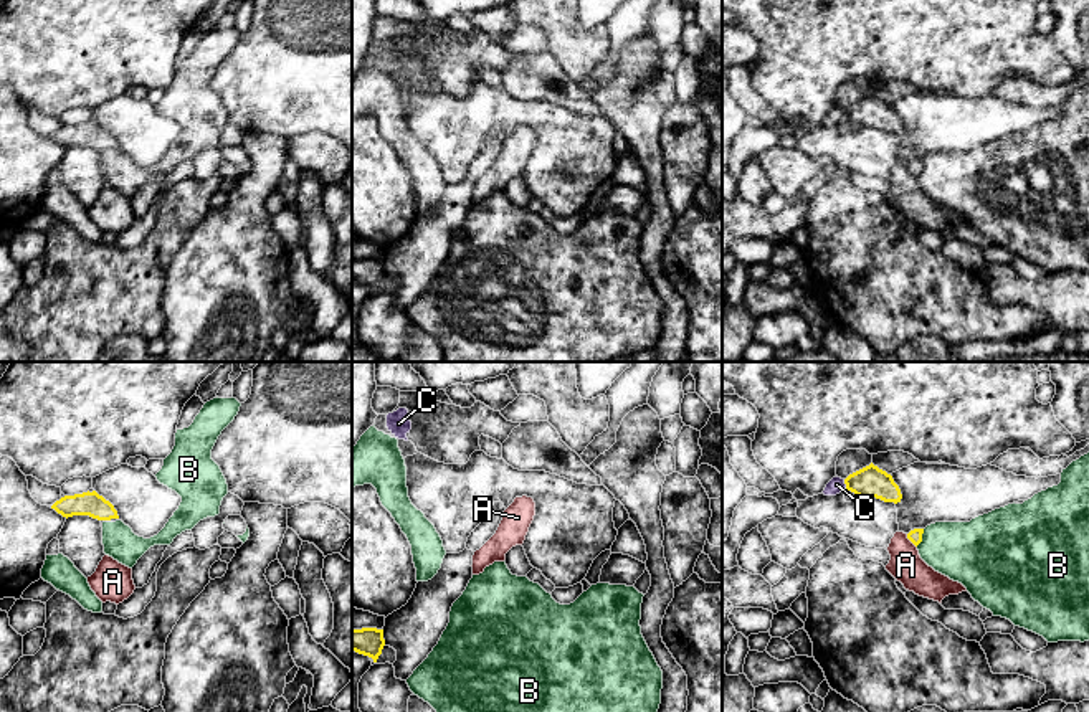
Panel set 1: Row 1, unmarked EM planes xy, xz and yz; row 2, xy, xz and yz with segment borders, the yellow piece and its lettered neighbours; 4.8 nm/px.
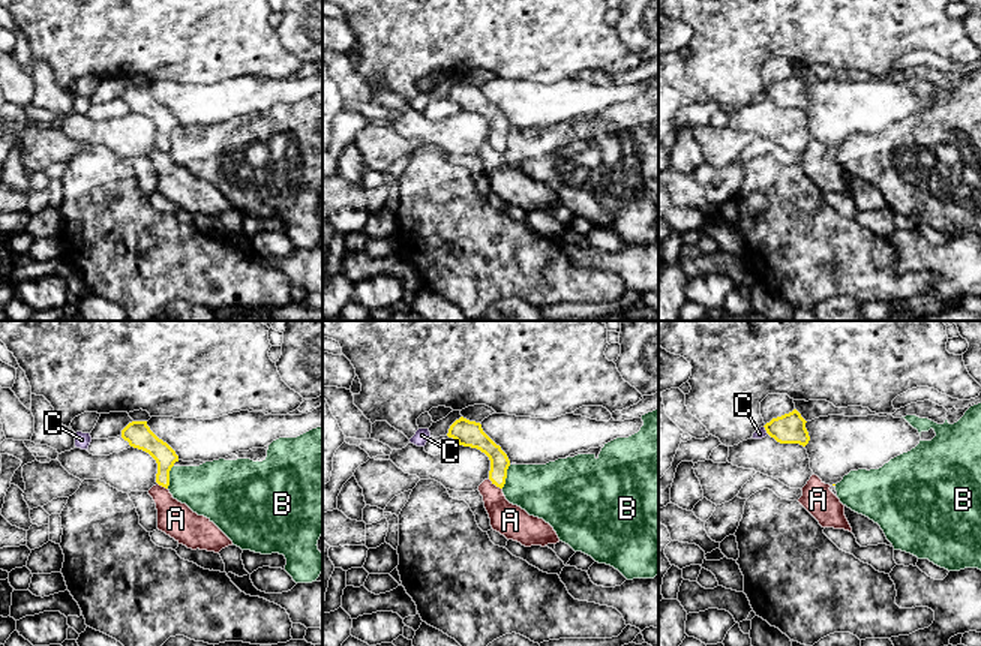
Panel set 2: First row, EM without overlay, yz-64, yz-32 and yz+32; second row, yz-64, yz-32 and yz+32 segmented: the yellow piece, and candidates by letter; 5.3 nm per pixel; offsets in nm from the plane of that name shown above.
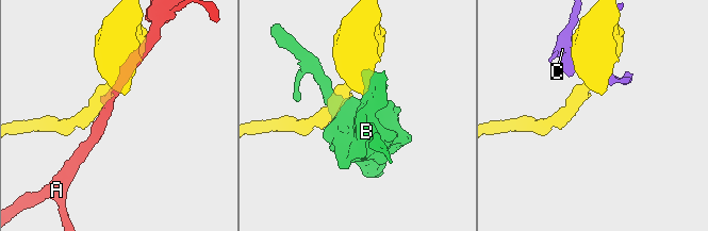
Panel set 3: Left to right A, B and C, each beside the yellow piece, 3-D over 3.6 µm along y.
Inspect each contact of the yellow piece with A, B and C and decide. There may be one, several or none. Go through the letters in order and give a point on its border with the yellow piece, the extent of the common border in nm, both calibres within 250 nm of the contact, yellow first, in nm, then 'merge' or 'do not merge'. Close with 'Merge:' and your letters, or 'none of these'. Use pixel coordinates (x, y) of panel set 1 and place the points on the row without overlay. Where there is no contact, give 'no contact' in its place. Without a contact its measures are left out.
A: contact yz (909, 169); length 90 nm; calibres 70 and 160 nm; do not merge
B: contact yz (921, 167); length 100 nm; calibres 70 and 300 nm; do not merge
C: contact yz (845, 113); length 60 nm; calibres 150 and 80 nm; do not merge
Merge: none of these

